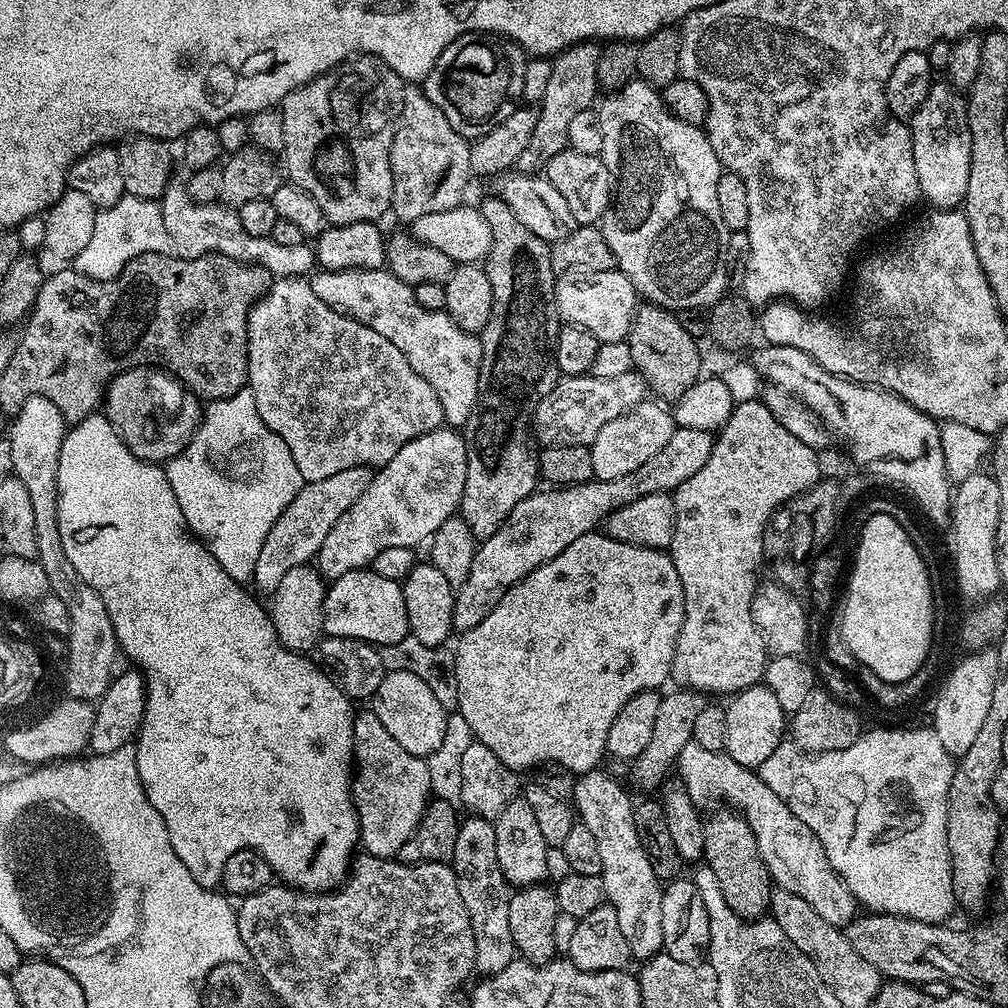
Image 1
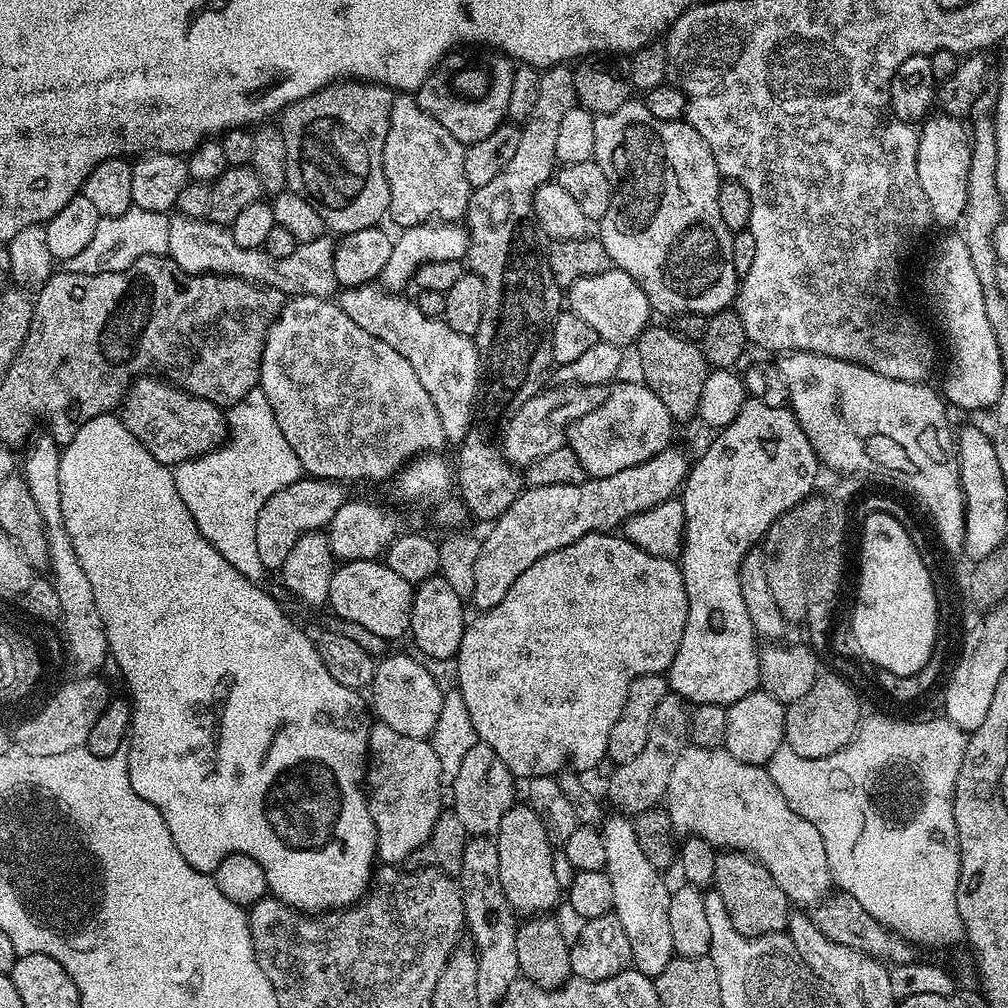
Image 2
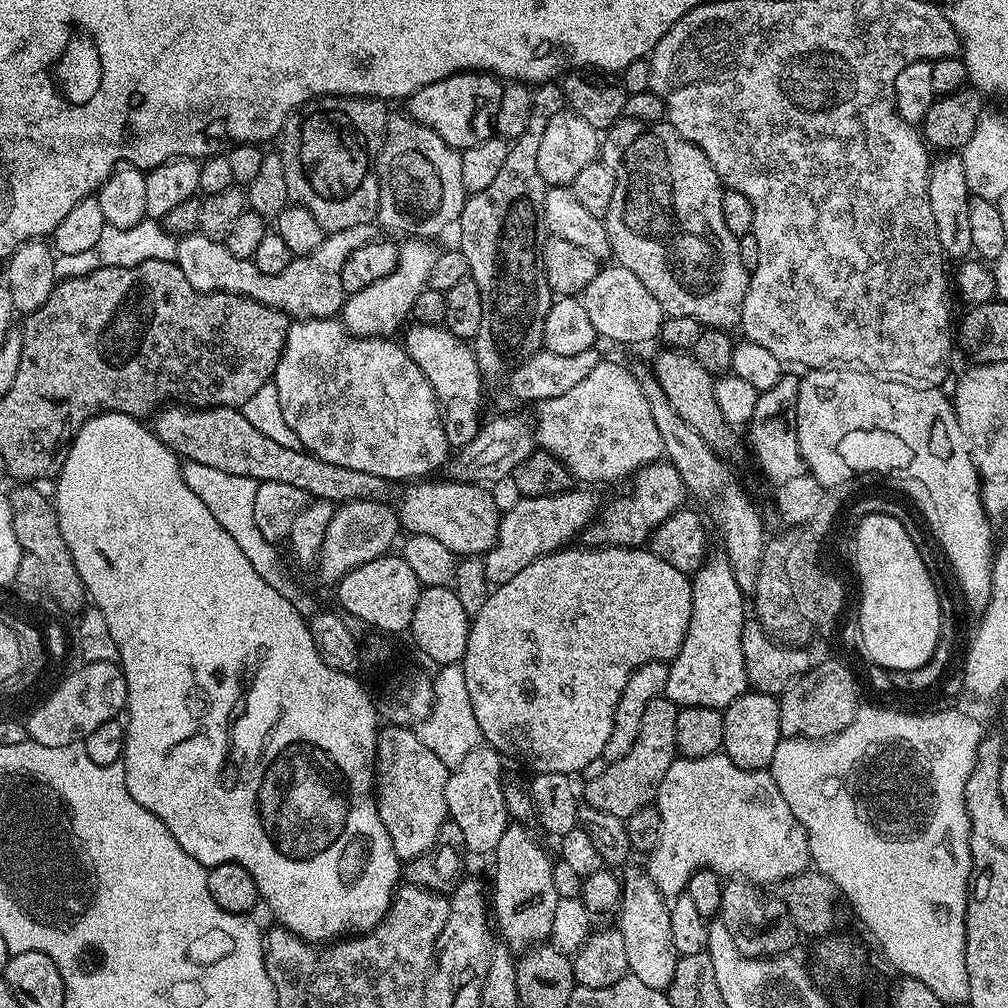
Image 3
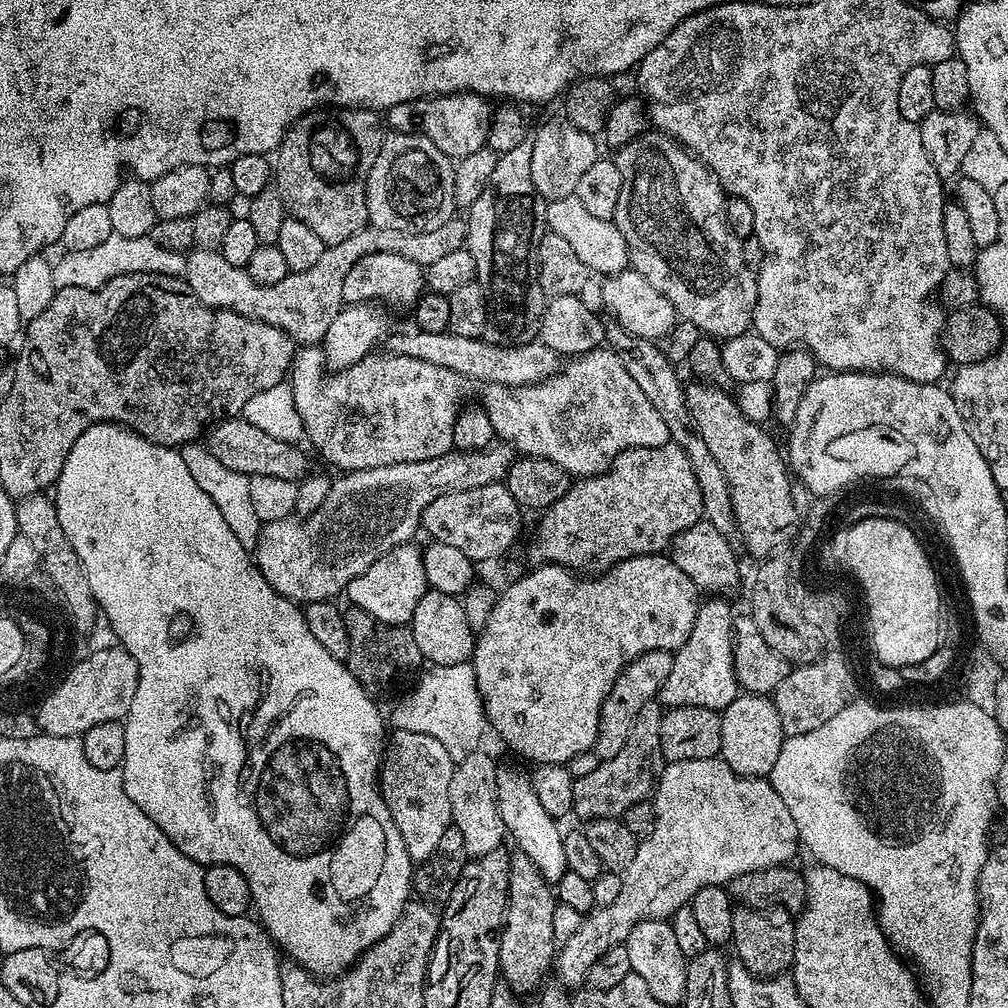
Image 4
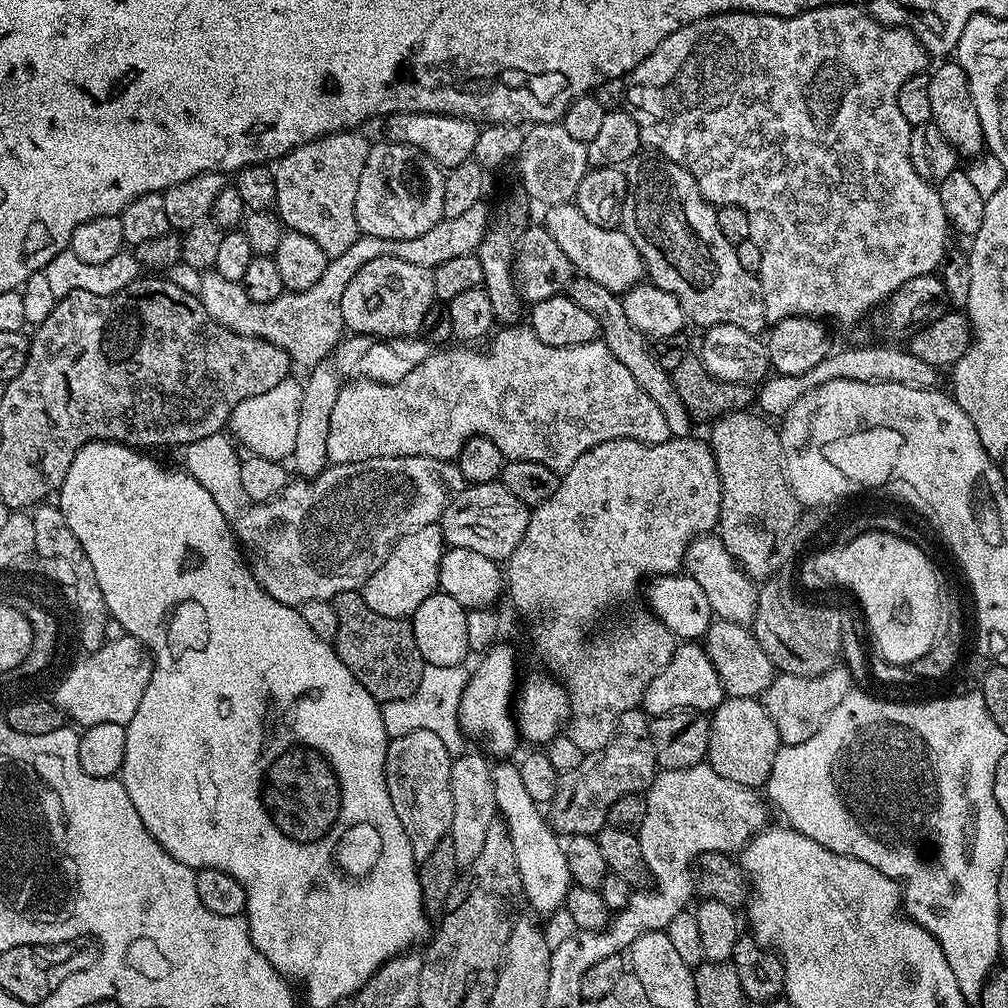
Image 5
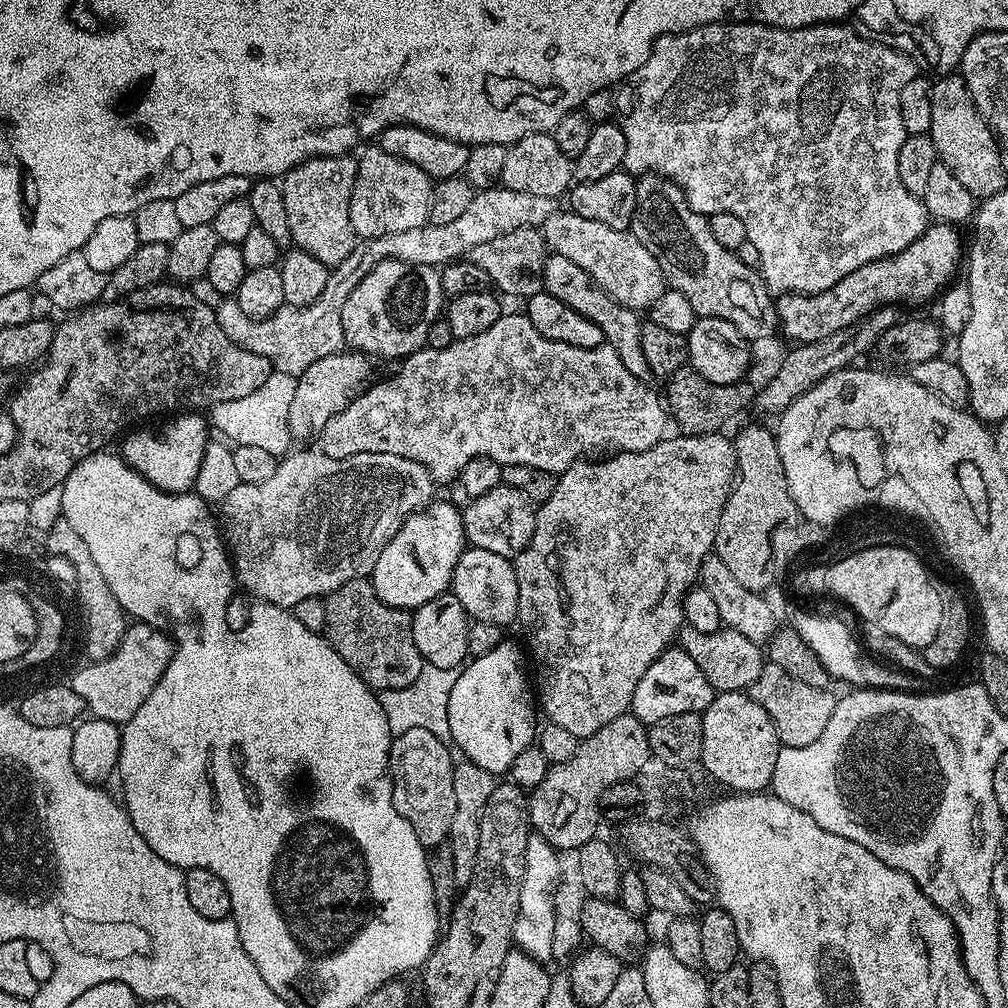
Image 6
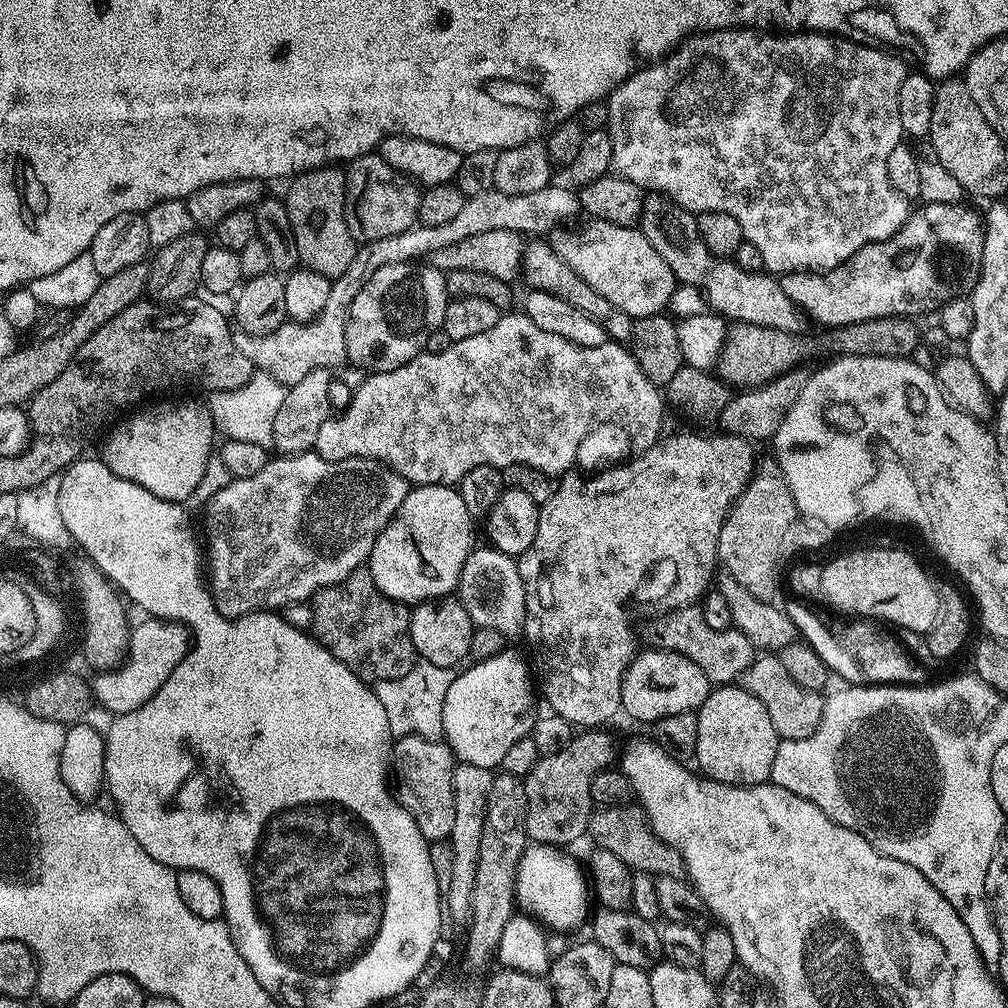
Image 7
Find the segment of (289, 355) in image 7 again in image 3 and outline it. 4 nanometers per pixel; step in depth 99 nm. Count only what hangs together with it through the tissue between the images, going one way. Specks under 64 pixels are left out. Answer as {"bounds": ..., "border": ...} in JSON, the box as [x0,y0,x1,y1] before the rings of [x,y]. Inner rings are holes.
{"bounds":[174,223,377,320],"border":[[[375,223],[329,232],[318,250],[295,257],[290,266],[282,270],[282,274],[262,274],[252,259],[234,258],[223,242],[203,234],[193,234],[179,237],[174,263],[182,270],[182,274],[186,274],[186,282],[190,282],[190,286],[199,292],[229,292],[245,296],[254,302],[282,310],[296,320],[327,320],[335,317],[344,307],[346,293],[342,286],[342,266],[346,258],[350,258],[358,246],[366,246],[377,236]]]}

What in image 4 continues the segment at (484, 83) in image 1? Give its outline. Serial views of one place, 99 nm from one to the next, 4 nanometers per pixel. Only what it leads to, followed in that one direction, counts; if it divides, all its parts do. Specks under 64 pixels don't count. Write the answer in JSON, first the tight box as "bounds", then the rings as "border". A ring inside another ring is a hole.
{"bounds":[386,92,494,162],"border":[[[474,92],[427,96],[414,102],[390,106],[386,109],[386,124],[393,132],[418,134],[422,138],[430,138],[430,142],[434,142],[434,146],[438,146],[442,154],[446,154],[455,162],[466,158],[466,154],[474,154],[474,150],[482,150],[487,145],[494,111],[493,105],[488,104],[491,103],[485,97],[478,96]]]}

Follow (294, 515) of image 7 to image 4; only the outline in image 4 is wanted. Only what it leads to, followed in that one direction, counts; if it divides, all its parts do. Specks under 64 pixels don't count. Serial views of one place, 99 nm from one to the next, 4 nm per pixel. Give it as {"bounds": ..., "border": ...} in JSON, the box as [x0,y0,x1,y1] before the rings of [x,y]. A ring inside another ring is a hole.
{"bounds":[254,442,514,606],"border":[[[493,442],[478,452],[450,451],[445,456],[430,458],[426,462],[404,462],[394,466],[376,466],[370,470],[354,470],[337,475],[332,480],[330,494],[311,516],[275,520],[264,524],[254,547],[254,559],[260,572],[280,596],[305,606],[319,600],[332,600],[347,589],[358,574],[370,570],[390,550],[409,543],[412,535],[422,528],[424,511],[434,498],[447,492],[474,490],[478,486],[499,484],[508,475],[514,459],[512,445]]]}

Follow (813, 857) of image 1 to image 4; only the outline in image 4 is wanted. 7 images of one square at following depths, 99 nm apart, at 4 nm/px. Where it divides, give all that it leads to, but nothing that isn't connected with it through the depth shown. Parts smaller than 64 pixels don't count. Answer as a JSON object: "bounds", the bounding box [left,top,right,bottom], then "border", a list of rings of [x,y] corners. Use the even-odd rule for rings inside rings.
{"bounds":[554,758,801,990],"border":[[[719,758],[715,760],[673,760],[667,767],[668,769],[665,772],[663,769],[659,773],[654,785],[654,807],[656,810],[654,830],[650,830],[650,834],[645,840],[637,843],[634,862],[630,862],[630,866],[626,866],[626,870],[622,873],[622,891],[618,894],[617,900],[610,902],[610,906],[593,907],[592,911],[583,917],[581,925],[574,935],[567,939],[565,944],[559,945],[554,961],[554,976],[556,972],[555,979],[569,990],[583,989],[588,983],[590,966],[594,966],[594,962],[602,954],[606,954],[606,950],[624,943],[630,934],[630,930],[634,930],[634,926],[638,926],[638,922],[643,920],[668,920],[679,908],[689,907],[694,894],[698,894],[698,890],[702,890],[711,884],[727,885],[734,878],[738,878],[742,874],[763,872],[766,868],[779,868],[787,865],[795,858],[796,848],[799,849],[801,847],[798,826],[794,826],[794,817],[790,815],[790,810],[786,810],[786,802],[782,802],[782,798],[778,798],[778,790],[774,790],[771,779],[754,776],[737,776],[736,773],[730,770],[730,766]]]}

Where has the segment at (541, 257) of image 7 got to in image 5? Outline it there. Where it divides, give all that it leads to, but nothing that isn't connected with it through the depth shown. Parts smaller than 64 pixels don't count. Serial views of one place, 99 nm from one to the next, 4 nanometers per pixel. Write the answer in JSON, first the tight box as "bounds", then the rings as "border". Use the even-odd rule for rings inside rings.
{"bounds":[566,275,694,437],"border":[[[577,275],[569,282],[566,294],[574,302],[578,302],[578,306],[582,306],[582,310],[594,314],[594,318],[600,323],[600,336],[610,350],[610,354],[614,354],[614,358],[618,358],[618,362],[622,362],[622,366],[626,366],[626,370],[630,370],[634,382],[638,382],[638,386],[642,386],[642,390],[646,390],[646,394],[650,394],[654,406],[658,406],[658,410],[662,410],[662,418],[666,418],[669,437],[691,437],[693,435],[692,426],[694,426],[693,415],[688,412],[682,399],[679,398],[672,381],[672,373],[667,372],[662,366],[658,366],[658,362],[654,362],[649,337],[642,335],[639,330],[630,326],[630,318],[626,318],[623,299],[617,293],[606,290],[606,286],[594,282],[594,278],[586,278],[581,275]]]}

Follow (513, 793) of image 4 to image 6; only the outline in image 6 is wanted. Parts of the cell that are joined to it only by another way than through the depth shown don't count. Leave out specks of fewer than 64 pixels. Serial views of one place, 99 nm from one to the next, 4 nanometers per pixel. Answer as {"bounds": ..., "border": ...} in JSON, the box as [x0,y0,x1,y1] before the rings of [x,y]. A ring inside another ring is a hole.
{"bounds":[512,835,562,964],"border":[[[529,835],[526,848],[526,870],[519,898],[518,918],[515,919],[512,938],[515,947],[536,961],[546,964],[552,957],[554,924],[558,910],[554,908],[554,892],[562,876],[561,855],[541,836]]]}

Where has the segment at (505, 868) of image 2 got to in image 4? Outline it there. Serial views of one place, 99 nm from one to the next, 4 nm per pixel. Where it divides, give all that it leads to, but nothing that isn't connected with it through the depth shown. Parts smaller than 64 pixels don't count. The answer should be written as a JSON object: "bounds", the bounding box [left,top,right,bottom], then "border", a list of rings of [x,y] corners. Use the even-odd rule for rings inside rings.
{"bounds":[500,850,558,994],"border":[[[519,850],[511,853],[510,859],[510,882],[508,883],[508,905],[504,911],[504,926],[500,929],[500,976],[503,983],[511,988],[516,994],[528,992],[532,994],[537,991],[545,983],[546,977],[549,975],[550,969],[553,967],[558,945],[555,942],[553,931],[553,915],[558,903],[554,888],[548,883],[537,866],[534,866],[530,858]]]}

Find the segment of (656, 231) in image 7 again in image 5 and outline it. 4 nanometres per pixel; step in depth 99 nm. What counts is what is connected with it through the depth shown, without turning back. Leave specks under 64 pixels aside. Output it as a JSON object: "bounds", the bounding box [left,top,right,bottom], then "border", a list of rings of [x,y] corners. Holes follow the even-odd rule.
{"bounds":[619,154,766,336],"border":[[[637,154],[633,160],[623,165],[623,169],[626,174],[626,202],[622,206],[622,218],[620,219],[619,227],[630,238],[630,242],[634,242],[634,246],[638,246],[638,254],[644,263],[647,279],[651,281],[651,283],[659,286],[662,290],[674,294],[674,298],[678,298],[678,302],[682,302],[682,310],[684,311],[685,317],[687,317],[691,323],[693,320],[694,323],[701,324],[701,329],[707,330],[715,326],[715,324],[729,324],[730,326],[738,326],[738,330],[746,330],[751,336],[760,336],[766,328],[766,317],[764,314],[760,281],[753,273],[747,272],[747,270],[738,263],[738,254],[736,253],[734,245],[722,234],[722,230],[718,230],[716,208],[702,198],[702,194],[698,190],[698,182],[694,182],[694,178],[682,166],[678,166],[674,162],[670,162],[655,154]]]}

